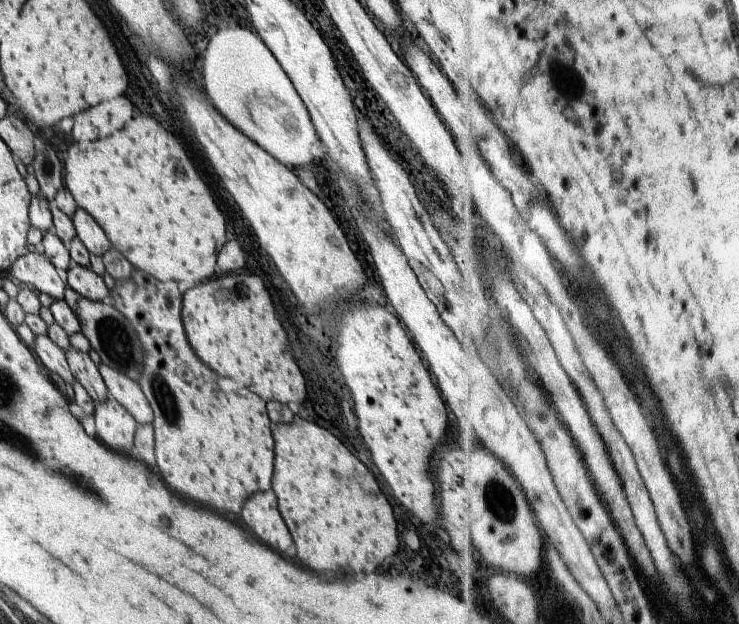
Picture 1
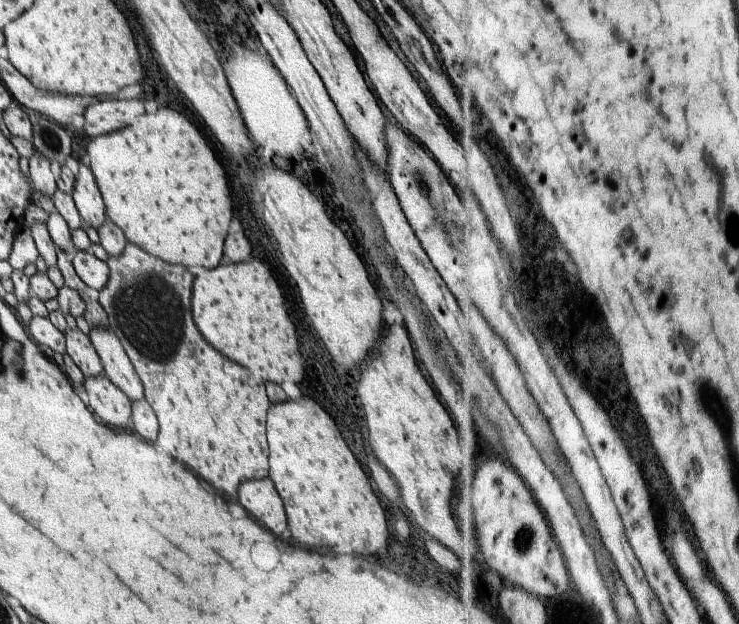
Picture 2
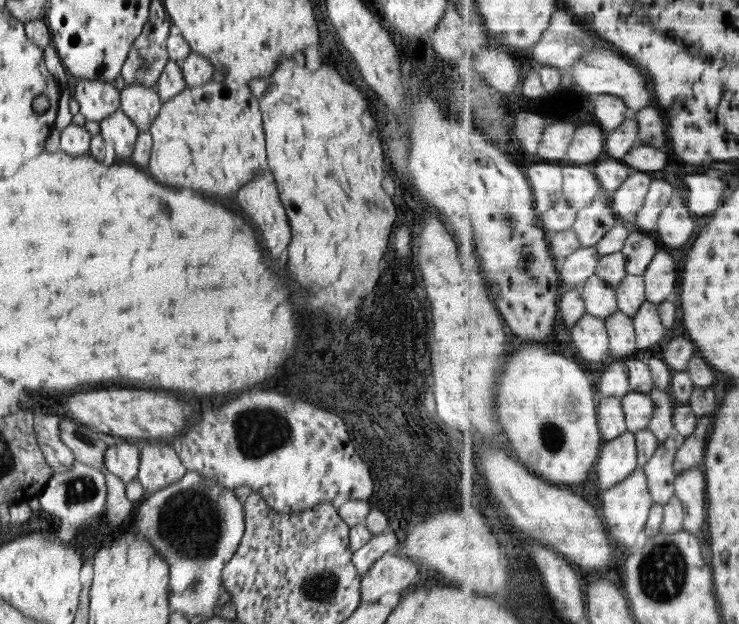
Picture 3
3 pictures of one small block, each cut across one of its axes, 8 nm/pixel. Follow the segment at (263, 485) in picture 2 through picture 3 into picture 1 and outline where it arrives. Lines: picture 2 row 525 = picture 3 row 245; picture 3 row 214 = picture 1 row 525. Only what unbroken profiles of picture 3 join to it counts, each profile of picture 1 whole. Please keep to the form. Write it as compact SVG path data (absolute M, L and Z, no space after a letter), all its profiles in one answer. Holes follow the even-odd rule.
M268 487L262 488L244 502L242 520L246 526L268 544L274 544L280 552L286 552L288 558L296 558L296 546L278 512L278 501L275 492Z

